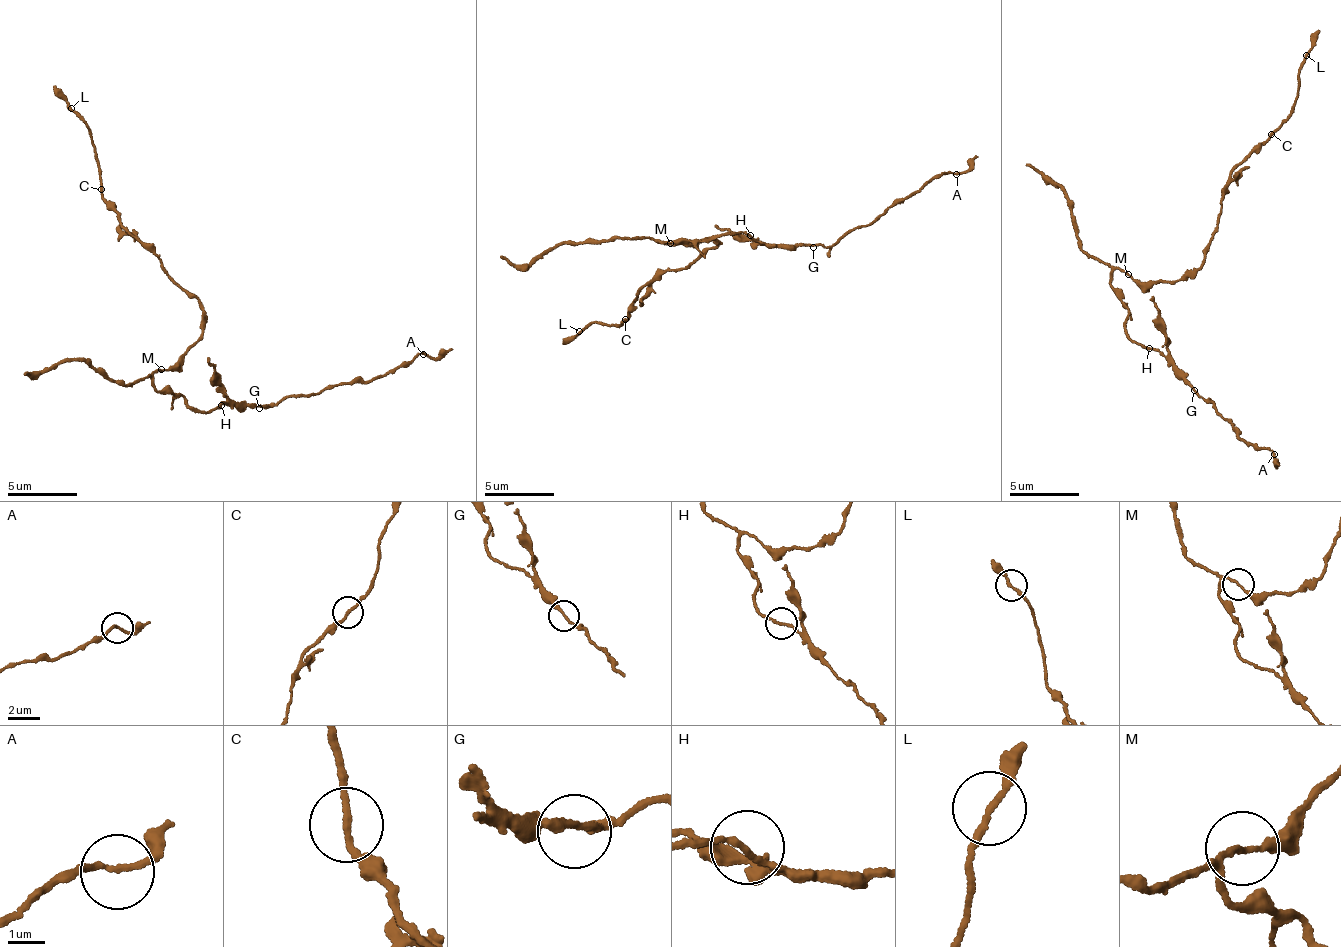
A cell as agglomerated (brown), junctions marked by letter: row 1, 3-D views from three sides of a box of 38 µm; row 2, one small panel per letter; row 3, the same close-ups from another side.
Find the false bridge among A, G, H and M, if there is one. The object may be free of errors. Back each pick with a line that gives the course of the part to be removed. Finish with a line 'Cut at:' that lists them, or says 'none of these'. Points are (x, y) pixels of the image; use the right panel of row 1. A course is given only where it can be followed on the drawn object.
Cut at: none of these

